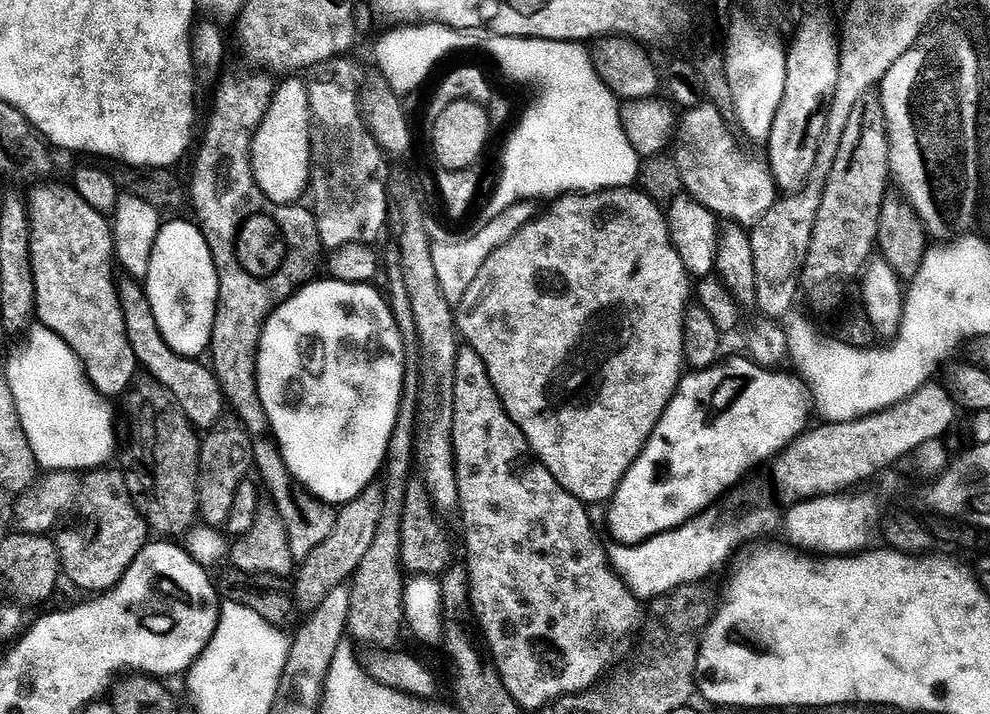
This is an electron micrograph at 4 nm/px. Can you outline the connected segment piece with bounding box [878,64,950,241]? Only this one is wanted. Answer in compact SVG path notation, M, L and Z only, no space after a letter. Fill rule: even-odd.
M906 64L889 70L879 84L878 98L885 108L885 126L888 131L888 142L891 150L893 179L895 183L898 182L903 194L914 208L913 213L923 224L927 235L933 241L936 241L947 238L950 222L947 215L942 214L938 204L938 190L930 190L930 182L924 180L924 172L922 172L922 166L920 166L920 154L918 154L918 146L916 146L916 141L920 136L919 131L916 127L914 128L916 120L904 112L906 110L906 100L894 100L894 96L900 96L900 94L906 98L912 80L916 80L921 76L922 72L919 67L916 69Z

